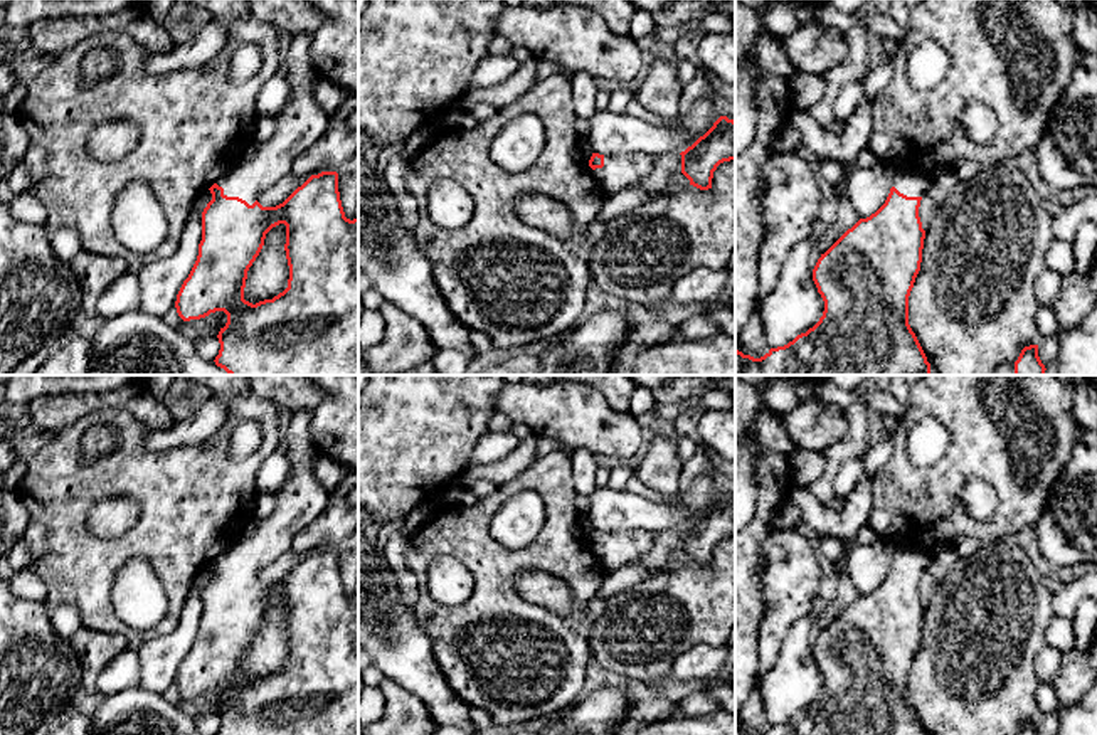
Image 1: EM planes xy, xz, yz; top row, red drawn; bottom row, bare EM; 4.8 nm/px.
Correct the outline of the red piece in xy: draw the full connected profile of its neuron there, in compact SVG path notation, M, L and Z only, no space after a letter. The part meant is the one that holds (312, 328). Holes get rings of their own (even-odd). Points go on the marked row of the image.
M310 32L291 37L284 76L289 84L289 99L274 114L274 135L259 143L252 156L242 158L209 188L212 200L202 212L199 256L175 301L177 313L183 321L200 320L215 311L227 315L227 323L217 335L220 350L214 362L229 375L358 375L358 217L353 220L345 217L338 192L338 173L311 175L276 207L262 207L257 202L268 187L291 173L296 156L310 148L330 123L328 113L315 101L313 87L320 76L311 59L311 39L313 34ZM279 224L286 225L288 288L273 299L252 304L244 299L247 271L259 256L266 234Z

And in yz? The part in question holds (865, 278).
M895 170L885 204L818 259L813 281L824 301L819 321L760 358L735 348L735 375L930 375L930 363L909 325L909 296L925 239L919 207L929 188L924 173Z

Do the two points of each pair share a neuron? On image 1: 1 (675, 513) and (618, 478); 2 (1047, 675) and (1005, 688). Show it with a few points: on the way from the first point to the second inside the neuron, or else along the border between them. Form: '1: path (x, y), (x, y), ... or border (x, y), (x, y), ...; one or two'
1: border (606, 486), (625, 490); two
2: border (1045, 645), (1037, 655), (1035, 663), (1038, 682); two

